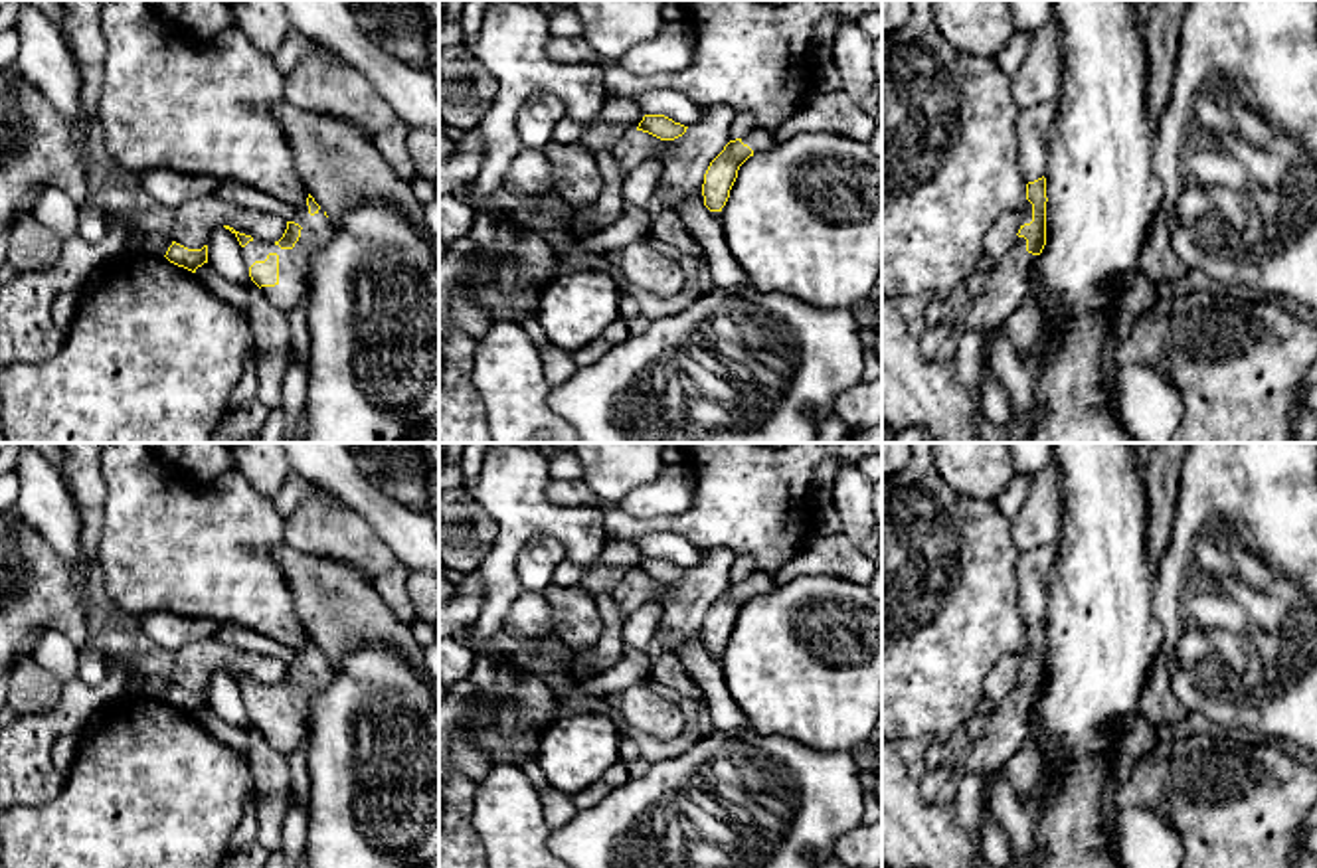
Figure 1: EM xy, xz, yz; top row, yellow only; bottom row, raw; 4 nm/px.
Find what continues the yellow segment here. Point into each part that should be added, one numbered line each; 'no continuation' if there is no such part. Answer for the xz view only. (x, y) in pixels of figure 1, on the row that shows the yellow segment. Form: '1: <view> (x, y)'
1: xz (758, 139)

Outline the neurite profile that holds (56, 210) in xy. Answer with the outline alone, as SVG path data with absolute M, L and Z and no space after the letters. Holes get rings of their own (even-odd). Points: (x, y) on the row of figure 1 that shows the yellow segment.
M57 188L42 192L32 216L61 241L77 233L77 202Z

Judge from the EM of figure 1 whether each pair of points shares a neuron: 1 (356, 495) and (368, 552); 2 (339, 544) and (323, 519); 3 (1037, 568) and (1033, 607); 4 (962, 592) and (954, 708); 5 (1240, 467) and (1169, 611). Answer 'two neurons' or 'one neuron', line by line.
1: two neurons
2: one neuron
3: one neuron
4: one neuron
5: one neuron

